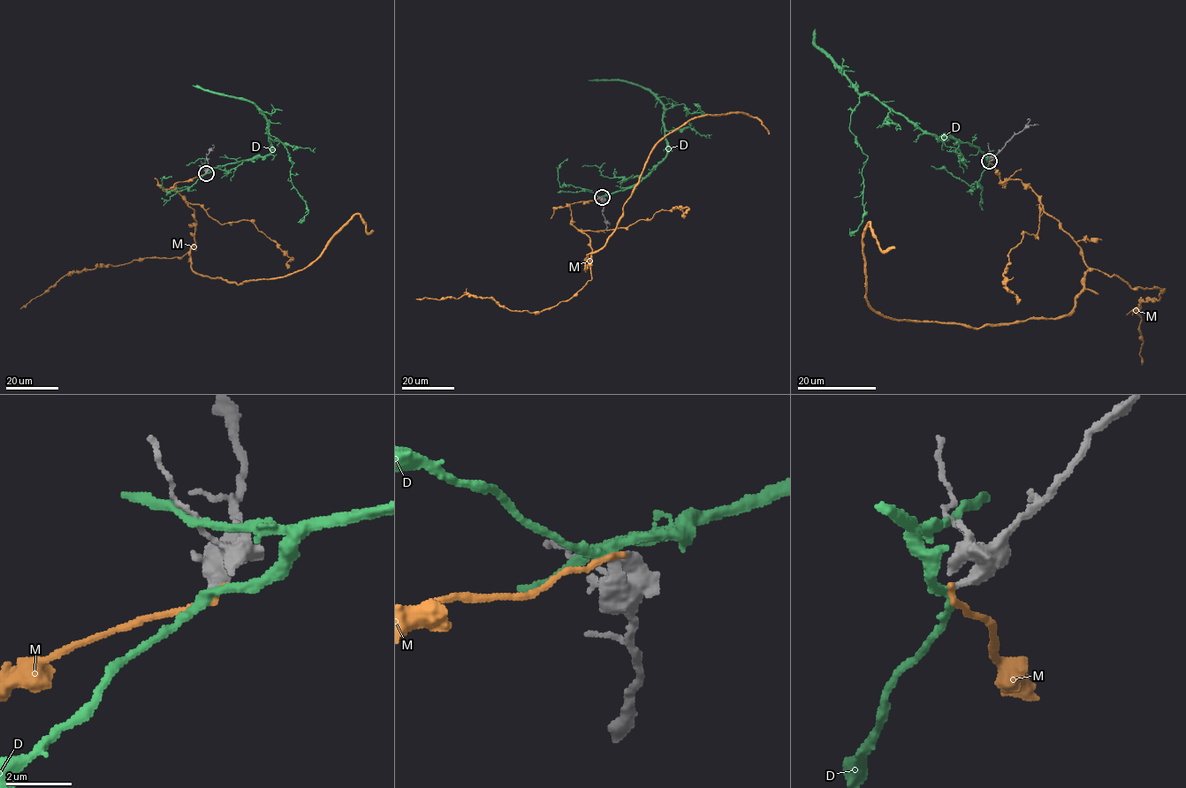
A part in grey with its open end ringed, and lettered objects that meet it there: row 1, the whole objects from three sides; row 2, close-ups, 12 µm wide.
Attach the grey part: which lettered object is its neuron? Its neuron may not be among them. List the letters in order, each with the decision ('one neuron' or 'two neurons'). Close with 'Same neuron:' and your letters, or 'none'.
D: two neurons
M: two neurons
Same neuron: none

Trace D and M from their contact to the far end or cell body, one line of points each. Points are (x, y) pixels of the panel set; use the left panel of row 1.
D: (206, 173), (269, 154), (268, 128), (287, 151), (292, 183), (307, 213), (302, 218)
M: (206, 173), (174, 186), (193, 210), (191, 268), (210, 277), (239, 284), (304, 269), (354, 215), (373, 231)

